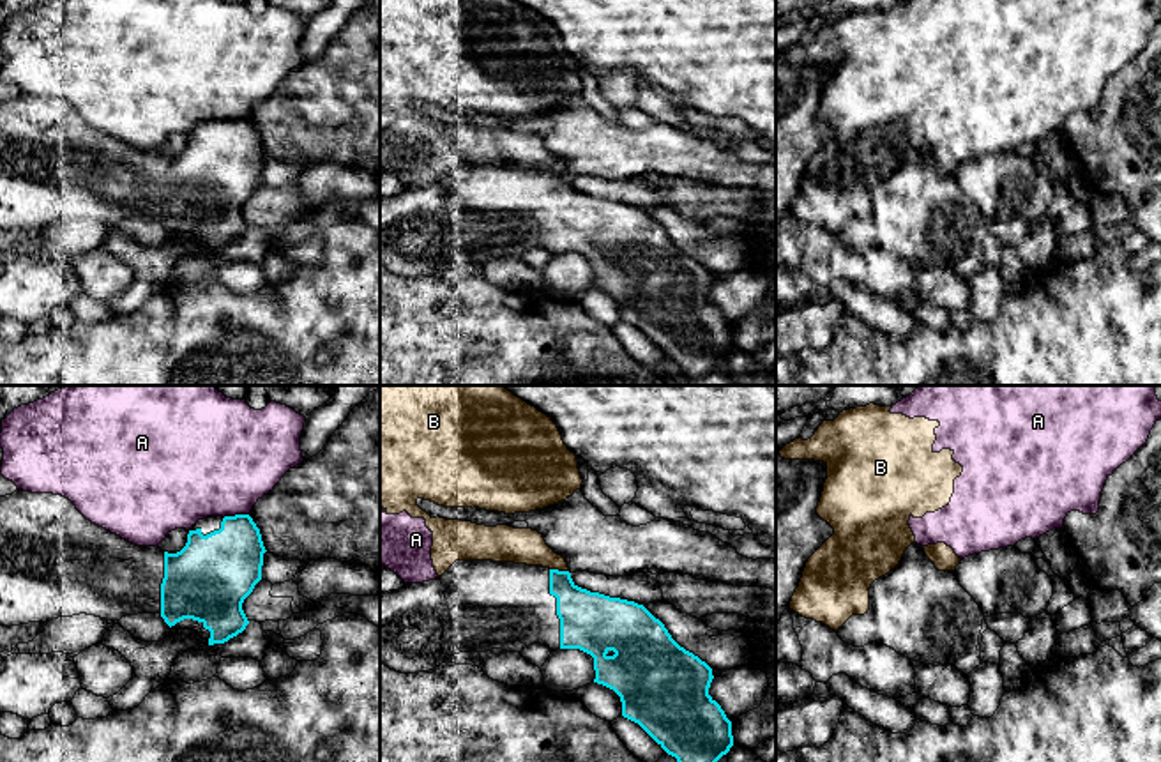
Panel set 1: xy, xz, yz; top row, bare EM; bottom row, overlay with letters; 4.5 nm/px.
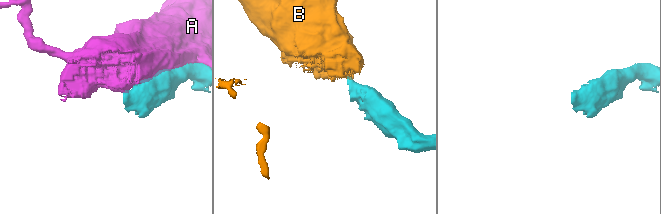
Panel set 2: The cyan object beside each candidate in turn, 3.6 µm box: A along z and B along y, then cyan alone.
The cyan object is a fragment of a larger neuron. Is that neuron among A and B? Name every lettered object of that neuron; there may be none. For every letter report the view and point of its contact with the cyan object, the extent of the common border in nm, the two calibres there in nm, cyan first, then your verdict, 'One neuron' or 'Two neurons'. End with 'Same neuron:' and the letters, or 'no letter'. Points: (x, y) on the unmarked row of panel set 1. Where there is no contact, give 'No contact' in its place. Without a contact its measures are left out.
A: Touches cyan at xy (235, 119). Shared border 120 nm. Thickness 340 nm (cyan) against 480 nm. Two neurons
B: Touches cyan at xz (557, 174). Shared border 90 nm. Thickness 220 nm (cyan) against 160 nm. Two neurons
Same neuron: no letter

